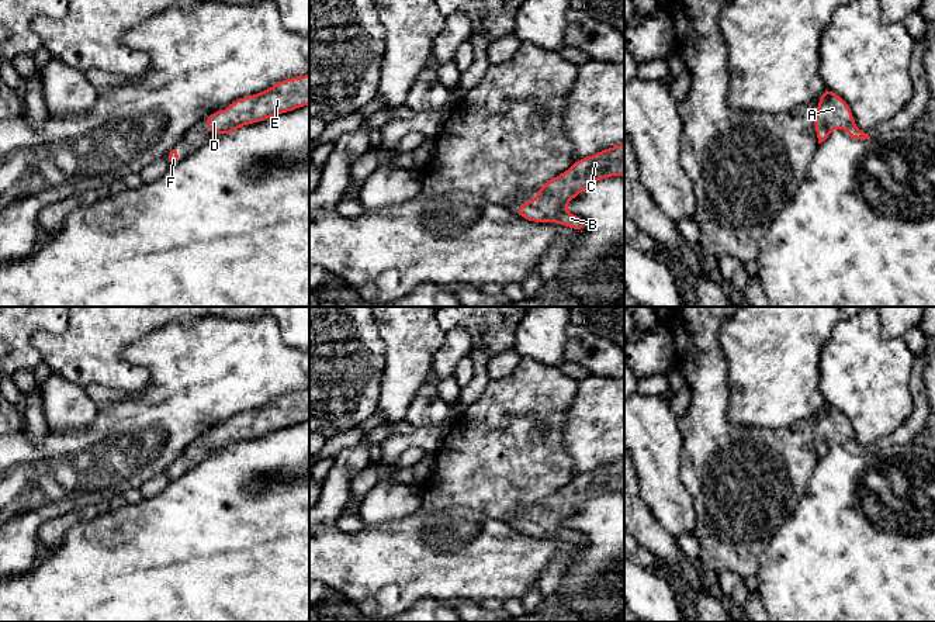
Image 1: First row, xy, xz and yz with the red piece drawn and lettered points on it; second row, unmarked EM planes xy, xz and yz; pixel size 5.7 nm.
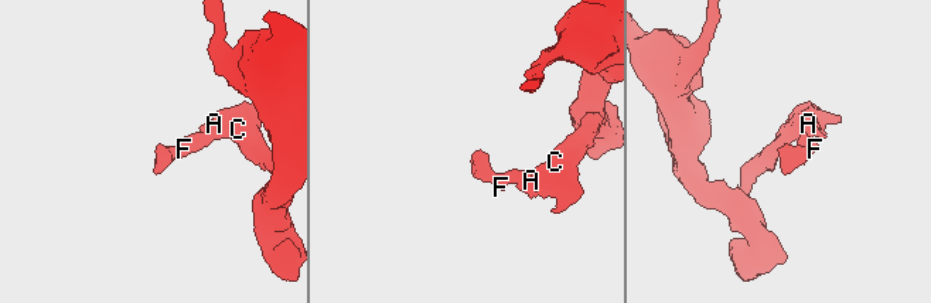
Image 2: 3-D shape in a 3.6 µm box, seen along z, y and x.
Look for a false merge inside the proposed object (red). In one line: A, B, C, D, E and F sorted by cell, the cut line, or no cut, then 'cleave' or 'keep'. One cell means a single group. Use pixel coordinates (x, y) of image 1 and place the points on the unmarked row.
A B C D E F | no cut | keep

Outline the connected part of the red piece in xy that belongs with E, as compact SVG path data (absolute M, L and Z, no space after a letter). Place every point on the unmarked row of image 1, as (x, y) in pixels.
M309 388L284 394L253 411L240 412L225 426L212 426L204 440L218 450L233 449L239 442L260 438L309 419Z

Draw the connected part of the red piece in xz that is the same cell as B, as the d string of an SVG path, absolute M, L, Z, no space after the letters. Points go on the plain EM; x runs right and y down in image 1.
M624 457L575 474L568 485L546 497L534 515L519 519L516 528L530 538L558 538L582 549L585 535L567 528L564 522L593 497L612 491L624 491Z

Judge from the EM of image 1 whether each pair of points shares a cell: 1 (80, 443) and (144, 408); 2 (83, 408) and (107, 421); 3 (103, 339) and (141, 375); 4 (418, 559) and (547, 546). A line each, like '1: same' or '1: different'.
1: same
2: different
3: same
4: same

